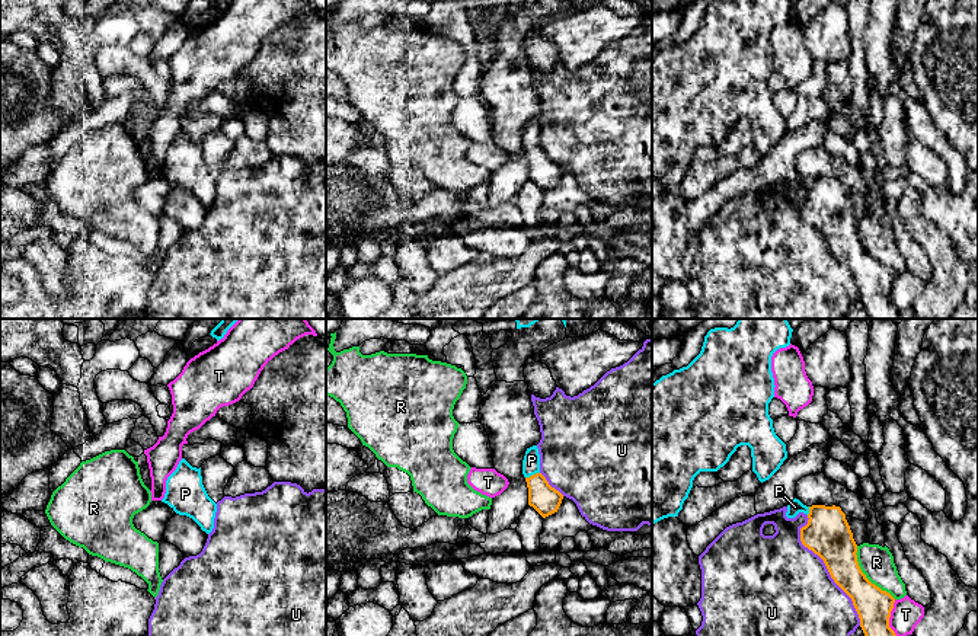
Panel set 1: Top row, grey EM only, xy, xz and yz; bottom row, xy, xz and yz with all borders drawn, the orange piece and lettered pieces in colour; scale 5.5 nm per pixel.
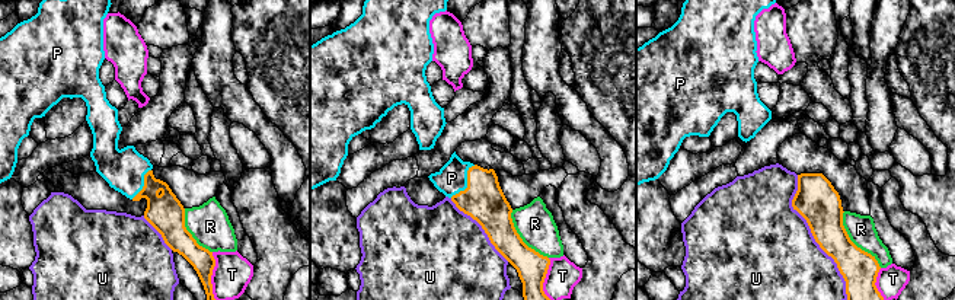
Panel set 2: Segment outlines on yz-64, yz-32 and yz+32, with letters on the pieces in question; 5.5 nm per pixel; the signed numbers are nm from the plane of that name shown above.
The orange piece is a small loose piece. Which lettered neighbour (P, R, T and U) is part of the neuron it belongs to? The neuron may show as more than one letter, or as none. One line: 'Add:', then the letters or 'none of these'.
Add: P

